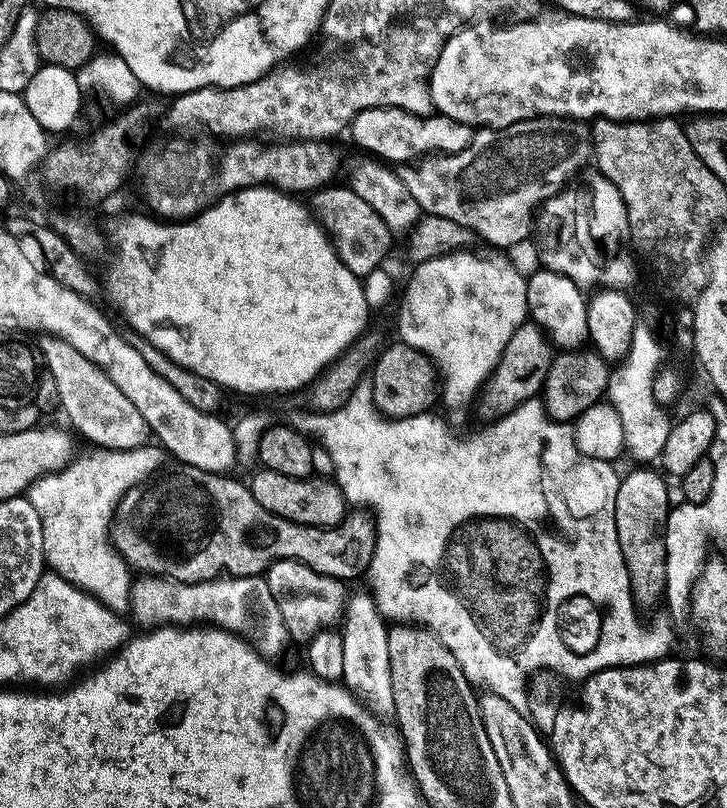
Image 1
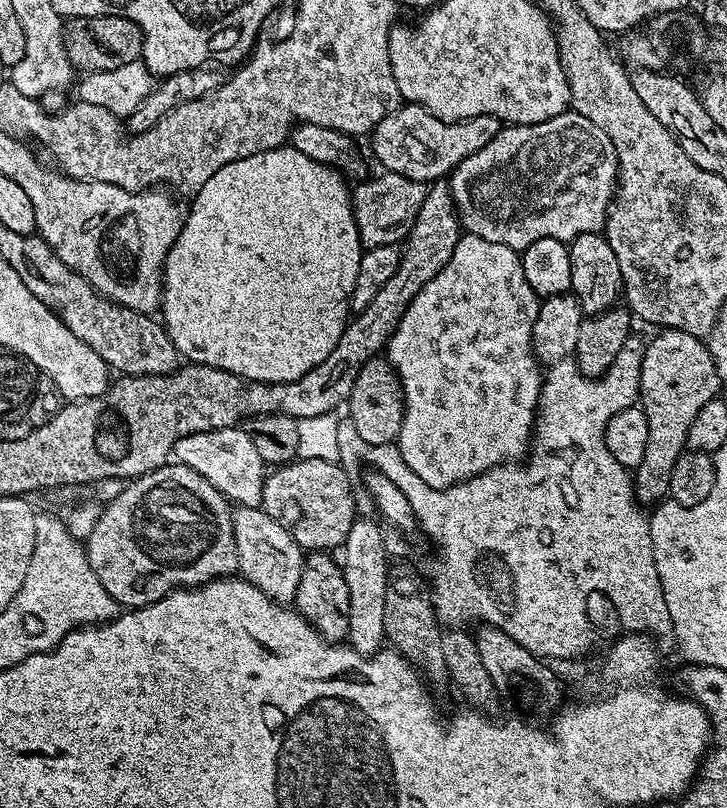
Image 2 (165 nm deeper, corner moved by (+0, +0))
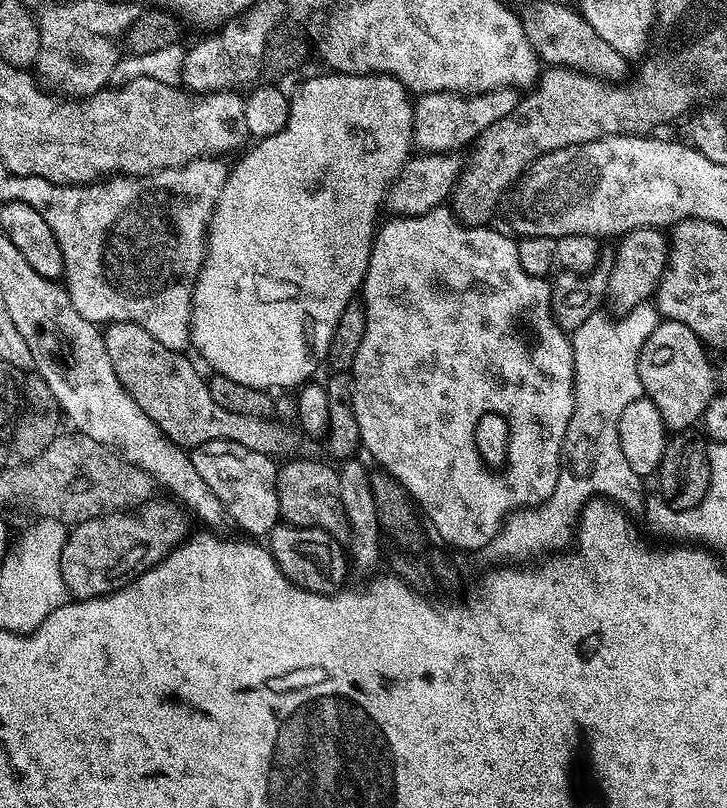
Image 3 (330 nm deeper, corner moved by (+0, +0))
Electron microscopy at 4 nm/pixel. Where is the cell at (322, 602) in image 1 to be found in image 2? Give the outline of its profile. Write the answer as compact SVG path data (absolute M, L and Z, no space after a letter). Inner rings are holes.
M237 507L233 513L232 533L241 577L258 586L273 603L291 605L296 599L298 583L301 582L305 557L296 539L260 507Z

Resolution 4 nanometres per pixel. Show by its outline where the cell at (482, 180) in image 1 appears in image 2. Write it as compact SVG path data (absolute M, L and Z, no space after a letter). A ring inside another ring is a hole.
M569 110L546 122L501 127L500 133L486 142L482 150L470 154L470 158L462 158L447 181L461 229L469 236L517 250L529 248L538 238L570 242L583 232L600 232L605 227L618 188L614 142L590 118Z

